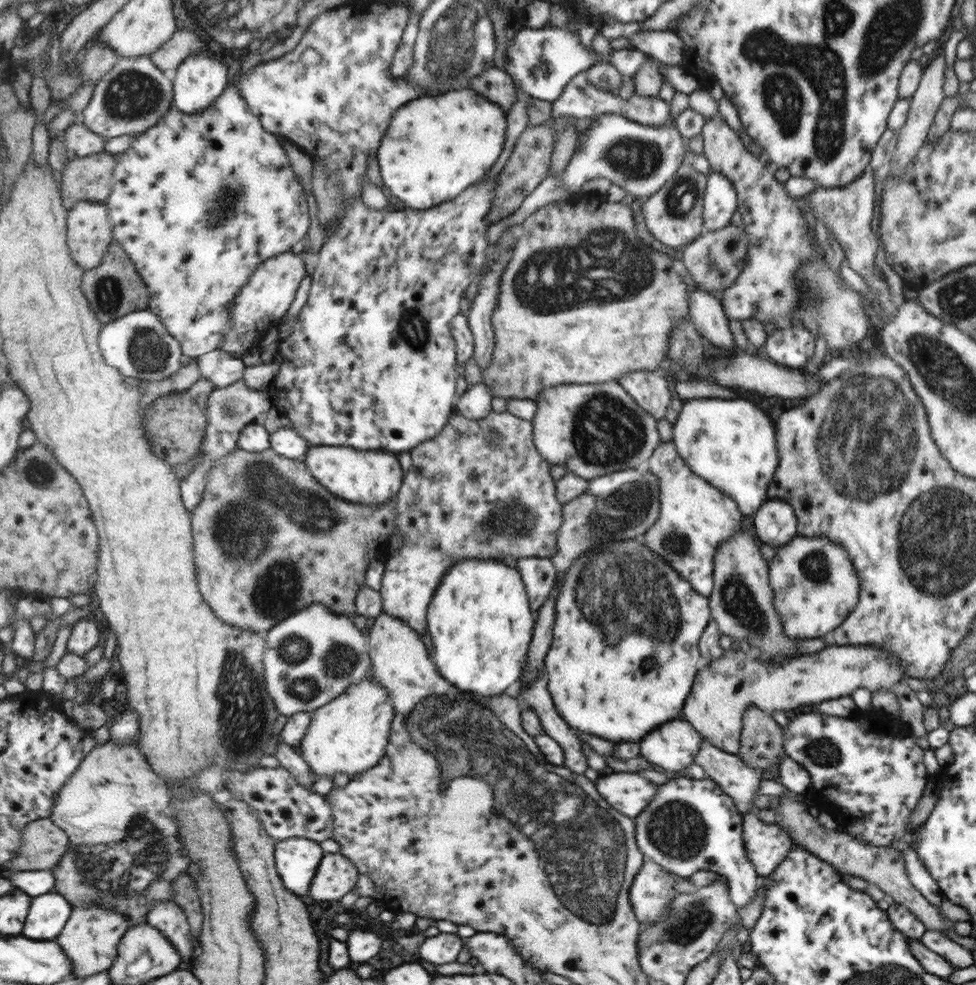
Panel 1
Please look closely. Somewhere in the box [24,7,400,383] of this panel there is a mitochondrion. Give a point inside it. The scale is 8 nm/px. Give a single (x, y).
(135, 95)

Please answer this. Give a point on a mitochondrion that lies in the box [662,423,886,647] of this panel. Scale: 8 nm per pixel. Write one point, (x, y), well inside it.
(739, 602)

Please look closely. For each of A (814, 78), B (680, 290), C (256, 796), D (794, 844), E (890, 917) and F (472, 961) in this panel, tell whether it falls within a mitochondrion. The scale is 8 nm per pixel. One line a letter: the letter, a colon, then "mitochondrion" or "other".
A: mitochondrion
B: other
C: other
D: other
E: other
F: other

